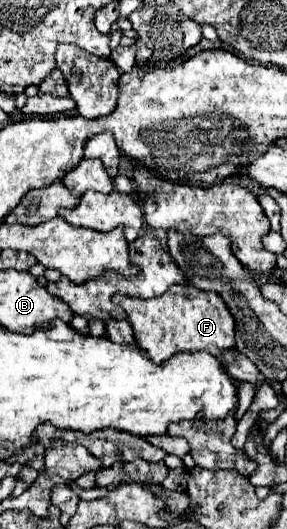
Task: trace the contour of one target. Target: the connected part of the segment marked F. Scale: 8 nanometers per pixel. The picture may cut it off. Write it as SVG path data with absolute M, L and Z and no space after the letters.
M171 285L163 295L153 299L115 295L113 303L123 307L137 345L153 361L165 361L179 351L209 351L219 357L225 349L235 347L235 321L221 297L213 291L201 291L191 285Z

